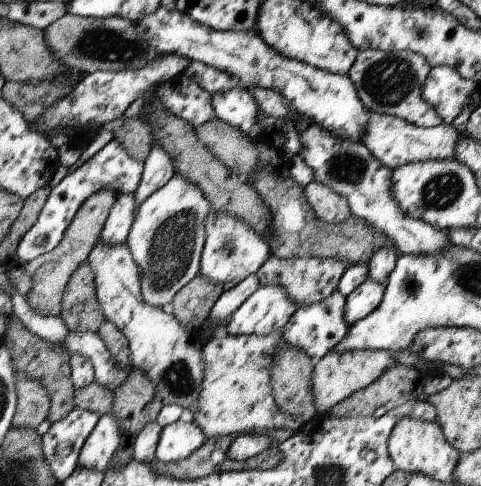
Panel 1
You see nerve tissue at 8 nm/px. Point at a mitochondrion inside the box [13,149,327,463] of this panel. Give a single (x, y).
(171, 247)

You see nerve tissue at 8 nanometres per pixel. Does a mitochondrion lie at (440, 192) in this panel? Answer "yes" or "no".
yes

